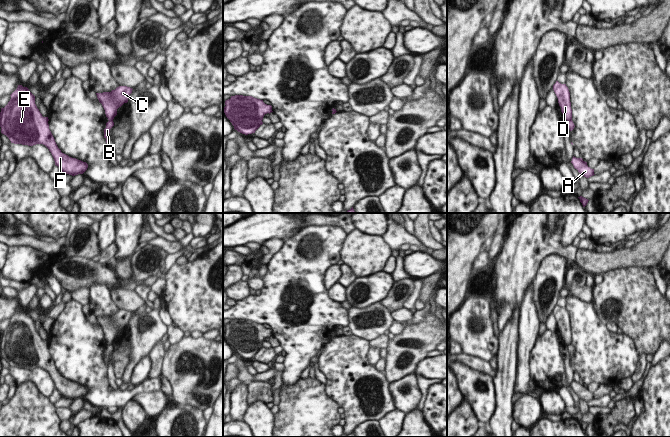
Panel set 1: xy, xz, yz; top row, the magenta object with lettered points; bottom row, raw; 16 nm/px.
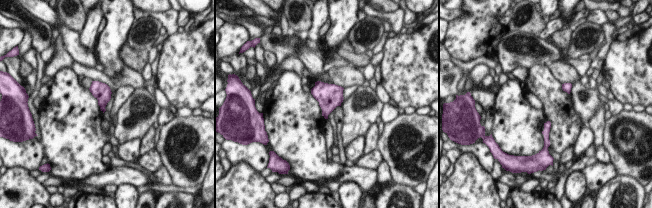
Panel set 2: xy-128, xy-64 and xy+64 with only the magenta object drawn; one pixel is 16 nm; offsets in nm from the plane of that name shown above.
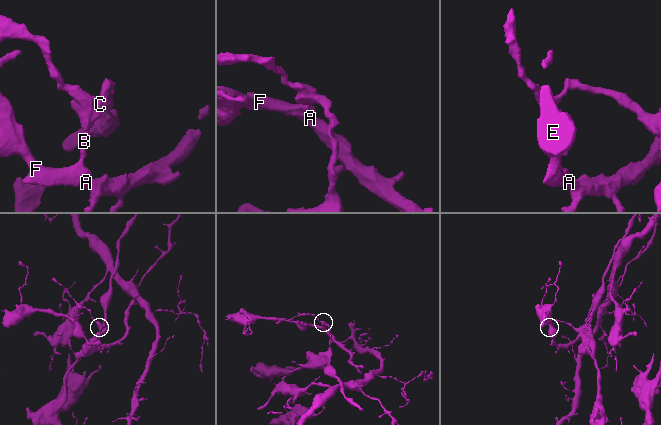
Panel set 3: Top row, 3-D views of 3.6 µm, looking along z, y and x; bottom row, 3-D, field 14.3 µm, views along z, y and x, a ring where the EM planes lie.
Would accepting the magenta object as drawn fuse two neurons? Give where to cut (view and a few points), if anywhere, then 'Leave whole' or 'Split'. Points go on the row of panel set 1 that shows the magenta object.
Split along xy (112, 120), (109, 121). Split

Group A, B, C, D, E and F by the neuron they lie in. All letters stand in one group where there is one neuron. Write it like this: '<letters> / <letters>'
A B E F / C D

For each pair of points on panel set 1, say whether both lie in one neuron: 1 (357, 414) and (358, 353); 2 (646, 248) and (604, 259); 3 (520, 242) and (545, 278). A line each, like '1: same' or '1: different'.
1: same
2: same
3: different

